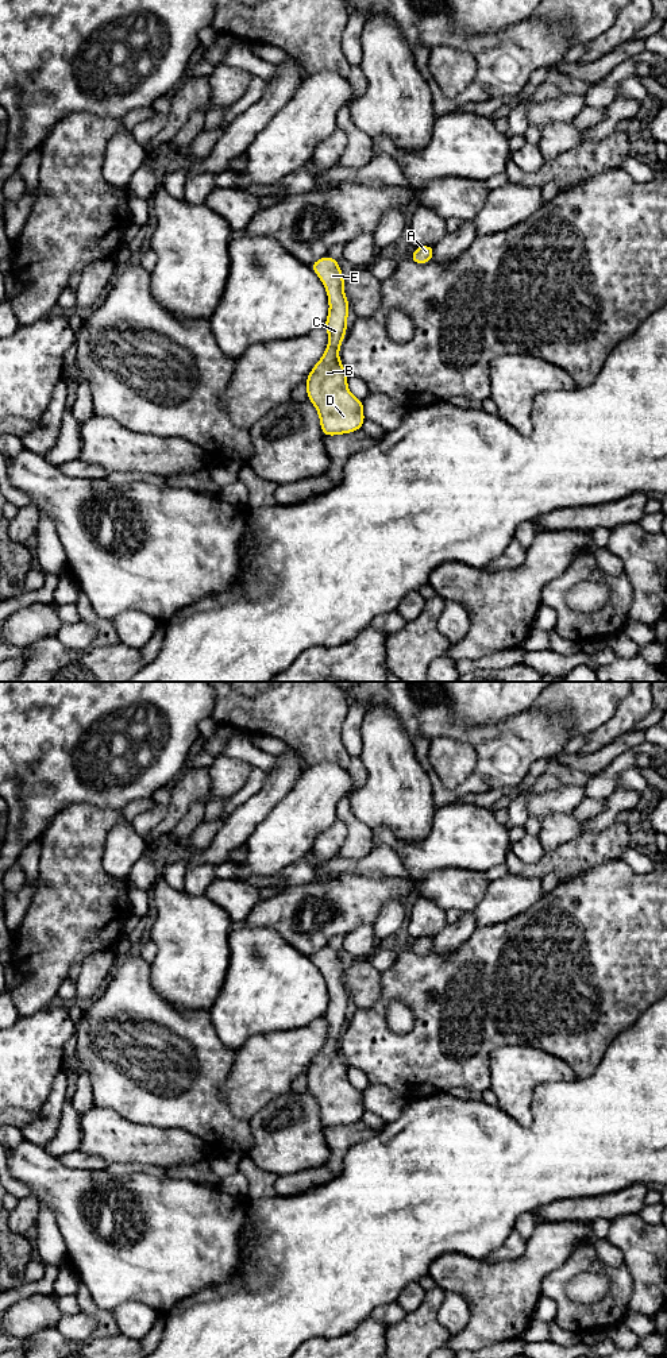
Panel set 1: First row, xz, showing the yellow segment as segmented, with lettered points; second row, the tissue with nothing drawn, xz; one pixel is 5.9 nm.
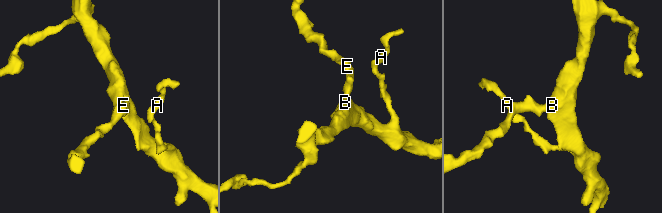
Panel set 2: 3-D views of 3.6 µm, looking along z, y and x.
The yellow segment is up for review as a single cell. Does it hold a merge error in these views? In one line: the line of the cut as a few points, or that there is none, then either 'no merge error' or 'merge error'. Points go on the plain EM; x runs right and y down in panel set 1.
cut none; no merge error

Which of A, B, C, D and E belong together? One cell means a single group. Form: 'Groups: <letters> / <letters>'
Groups: A B C D E

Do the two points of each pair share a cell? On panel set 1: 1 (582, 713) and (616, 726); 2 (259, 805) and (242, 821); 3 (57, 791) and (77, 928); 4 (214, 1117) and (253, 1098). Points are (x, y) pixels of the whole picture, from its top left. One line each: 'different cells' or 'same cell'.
1: different cells
2: same cell
3: different cells
4: different cells

